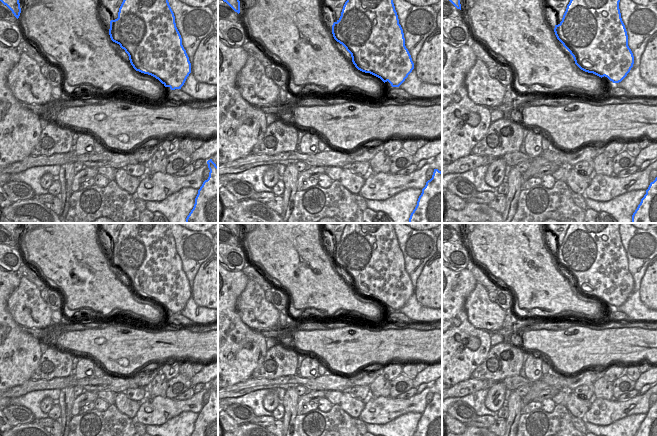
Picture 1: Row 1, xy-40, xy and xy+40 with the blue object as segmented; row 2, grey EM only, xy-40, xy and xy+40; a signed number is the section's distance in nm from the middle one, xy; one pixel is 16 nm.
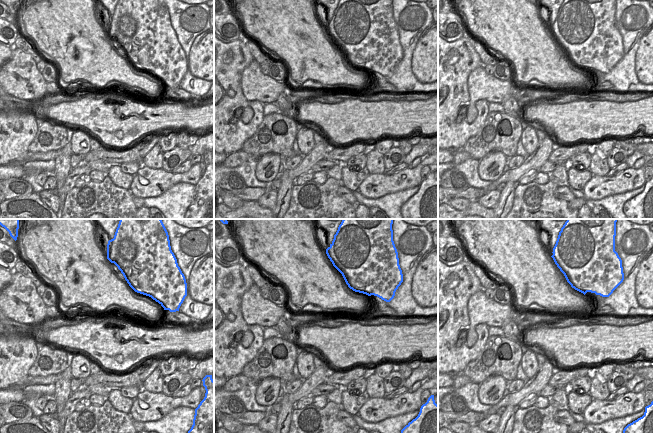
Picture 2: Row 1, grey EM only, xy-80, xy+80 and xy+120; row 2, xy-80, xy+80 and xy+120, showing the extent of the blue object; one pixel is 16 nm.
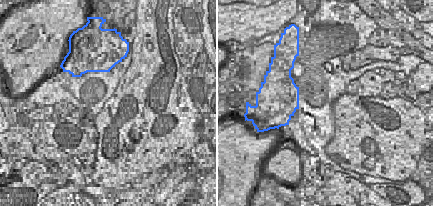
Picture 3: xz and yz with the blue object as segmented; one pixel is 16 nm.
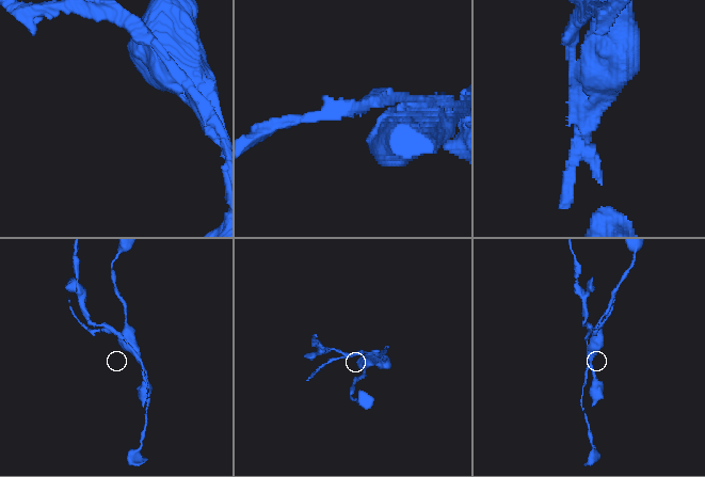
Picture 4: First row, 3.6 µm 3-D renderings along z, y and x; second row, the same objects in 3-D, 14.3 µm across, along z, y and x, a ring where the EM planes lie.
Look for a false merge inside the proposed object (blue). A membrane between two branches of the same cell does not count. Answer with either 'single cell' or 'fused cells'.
fused cells

